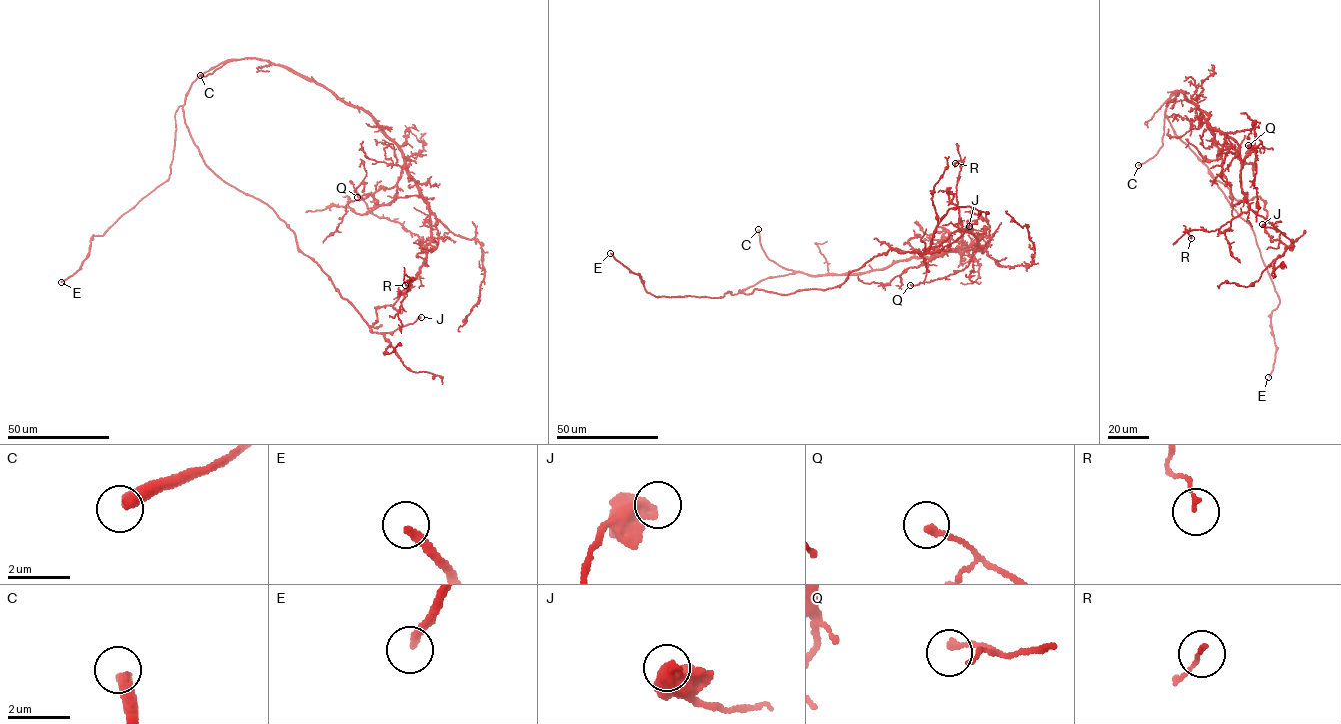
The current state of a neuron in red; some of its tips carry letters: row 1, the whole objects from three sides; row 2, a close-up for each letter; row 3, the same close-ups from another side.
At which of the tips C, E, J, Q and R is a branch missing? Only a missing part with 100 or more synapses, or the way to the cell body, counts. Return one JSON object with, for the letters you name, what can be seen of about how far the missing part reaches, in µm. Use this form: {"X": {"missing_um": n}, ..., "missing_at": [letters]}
{"C": {"missing_um": 20}, "E": {"missing_um": 100}, "missing_at": ["C", "E"]}

